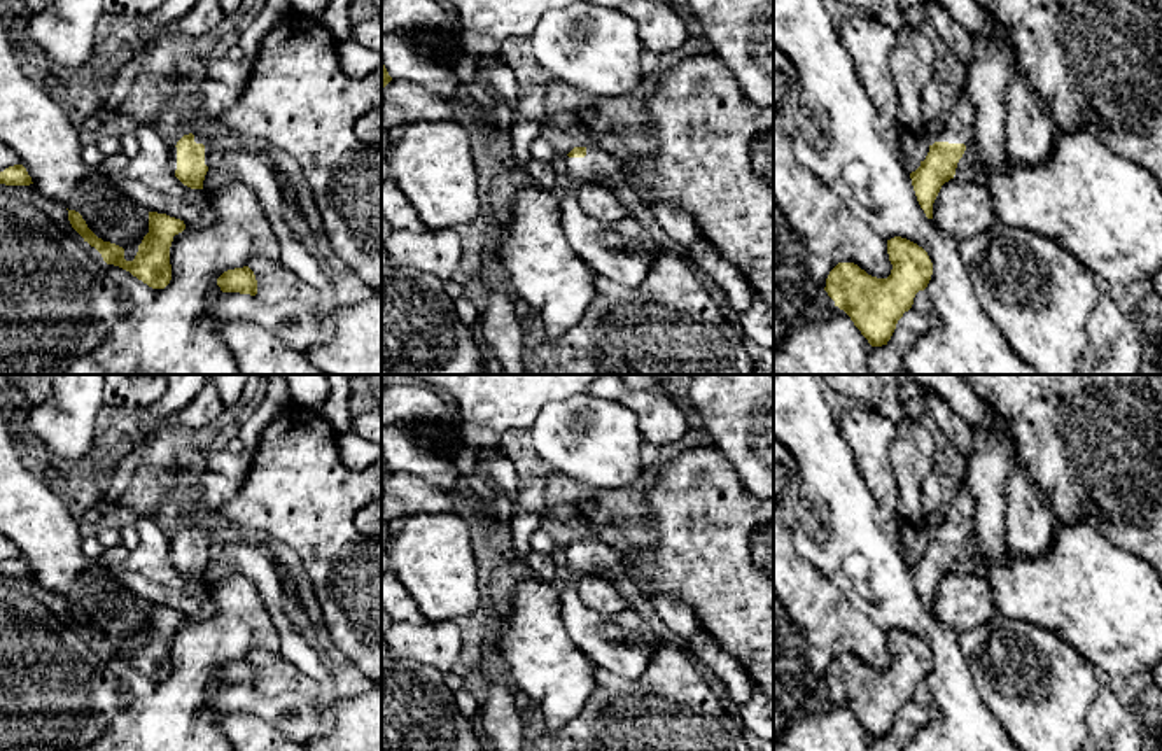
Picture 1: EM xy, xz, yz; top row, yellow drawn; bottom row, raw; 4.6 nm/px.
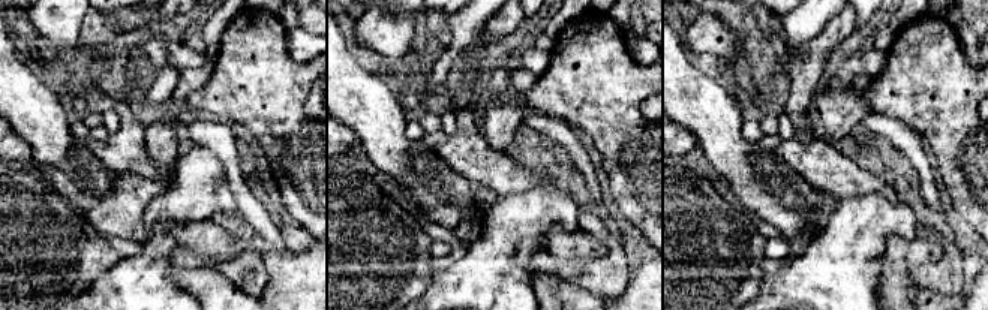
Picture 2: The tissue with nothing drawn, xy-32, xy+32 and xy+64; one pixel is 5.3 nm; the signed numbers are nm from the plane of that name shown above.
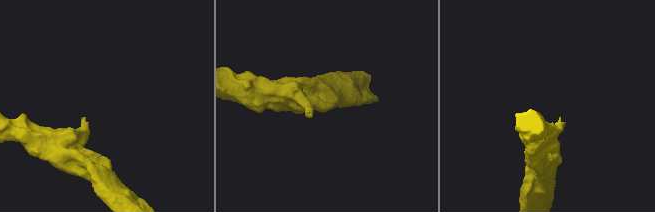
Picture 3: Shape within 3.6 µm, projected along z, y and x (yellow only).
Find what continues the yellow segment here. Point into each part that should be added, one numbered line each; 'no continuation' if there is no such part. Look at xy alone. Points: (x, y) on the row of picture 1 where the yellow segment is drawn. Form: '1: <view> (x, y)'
1: xy (200, 139)

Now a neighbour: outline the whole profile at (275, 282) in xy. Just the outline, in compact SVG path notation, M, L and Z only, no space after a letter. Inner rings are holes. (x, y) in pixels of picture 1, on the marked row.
M252 259L248 268L257 280L256 298L262 303L282 303L287 299L317 301L320 294L320 291L280 261Z

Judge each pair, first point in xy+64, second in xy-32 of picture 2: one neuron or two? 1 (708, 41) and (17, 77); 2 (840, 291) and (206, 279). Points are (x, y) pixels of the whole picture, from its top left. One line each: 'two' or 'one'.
1: two
2: two

